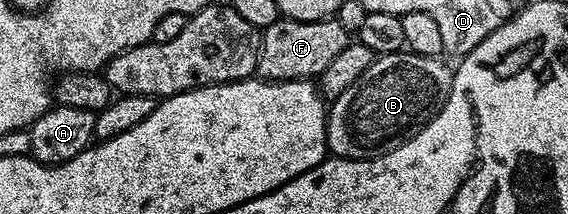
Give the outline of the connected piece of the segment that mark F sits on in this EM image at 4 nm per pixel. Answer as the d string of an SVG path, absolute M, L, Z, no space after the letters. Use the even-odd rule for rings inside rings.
M281 18L262 29L258 75L264 80L311 80L323 72L349 43L349 33L338 18L297 21Z

